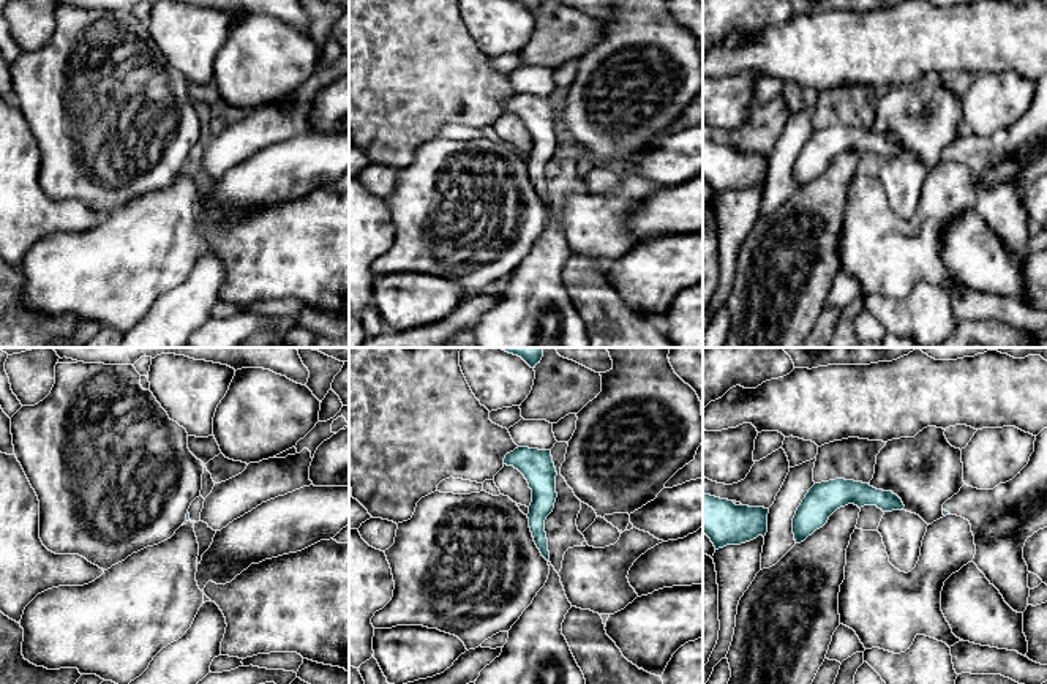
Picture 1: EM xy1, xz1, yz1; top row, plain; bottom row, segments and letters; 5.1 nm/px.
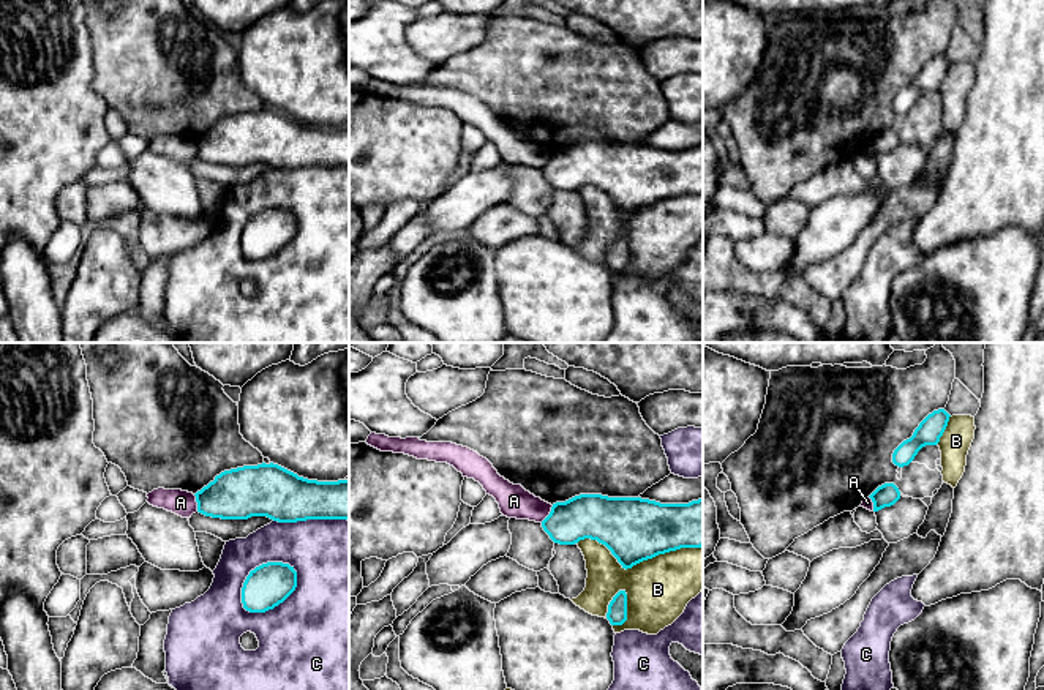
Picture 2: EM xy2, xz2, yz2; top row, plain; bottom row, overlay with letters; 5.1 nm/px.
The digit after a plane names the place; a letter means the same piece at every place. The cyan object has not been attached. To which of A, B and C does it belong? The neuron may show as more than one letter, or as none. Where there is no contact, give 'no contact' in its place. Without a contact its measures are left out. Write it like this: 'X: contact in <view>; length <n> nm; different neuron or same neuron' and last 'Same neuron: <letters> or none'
A: contact in xy2; length 90 nm; different neuron
B: contact in xz2; length 650 nm; different neuron
C: contact in xy2; length 340 nm; different neuron
Same neuron: none

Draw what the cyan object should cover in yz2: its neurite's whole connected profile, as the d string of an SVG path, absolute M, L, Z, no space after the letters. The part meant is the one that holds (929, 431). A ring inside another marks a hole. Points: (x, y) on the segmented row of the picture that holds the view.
M944 409L929 414L914 429L913 436L894 450L892 463L899 467L908 466L922 447L937 445L948 426L949 417Z

